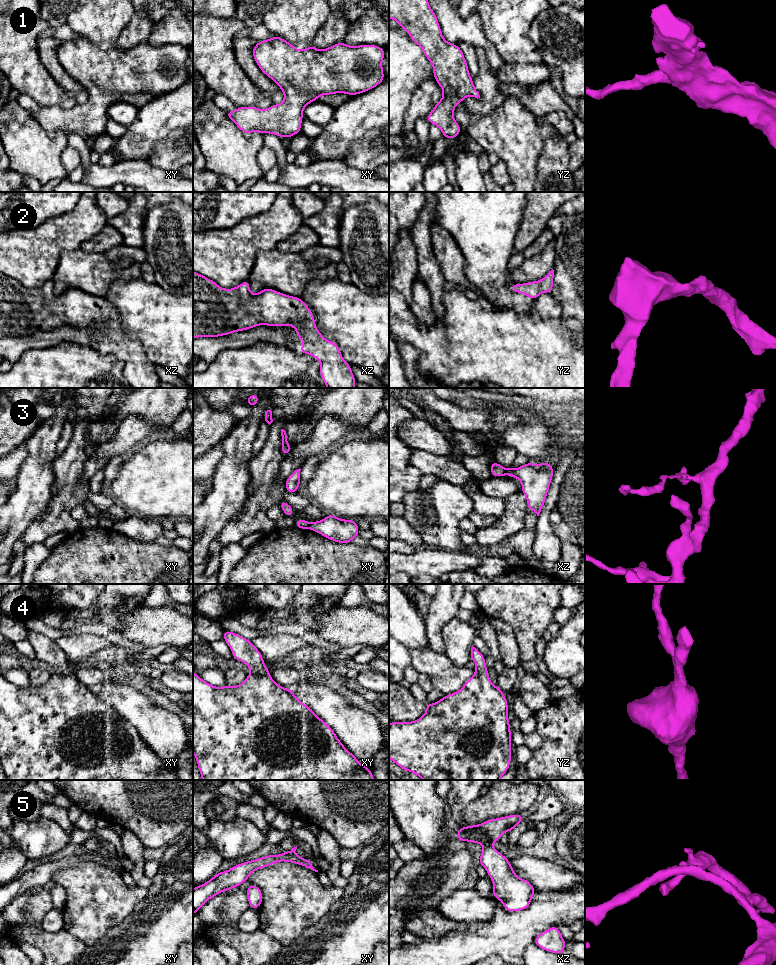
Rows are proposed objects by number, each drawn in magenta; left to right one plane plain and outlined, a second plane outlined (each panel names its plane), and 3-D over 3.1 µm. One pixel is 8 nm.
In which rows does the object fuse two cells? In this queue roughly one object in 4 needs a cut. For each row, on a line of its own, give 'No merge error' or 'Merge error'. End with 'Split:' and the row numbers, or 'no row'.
1: No merge error
2: No merge error
3: Merge error
4: No merge error
5: Merge error
Split: 3, 5

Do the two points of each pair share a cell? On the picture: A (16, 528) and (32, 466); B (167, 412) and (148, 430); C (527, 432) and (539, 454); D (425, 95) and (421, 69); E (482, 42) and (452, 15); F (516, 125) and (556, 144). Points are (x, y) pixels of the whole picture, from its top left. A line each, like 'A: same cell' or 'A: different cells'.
A: same cell
B: different cells
C: same cell
D: different cells
E: same cell
F: different cells

